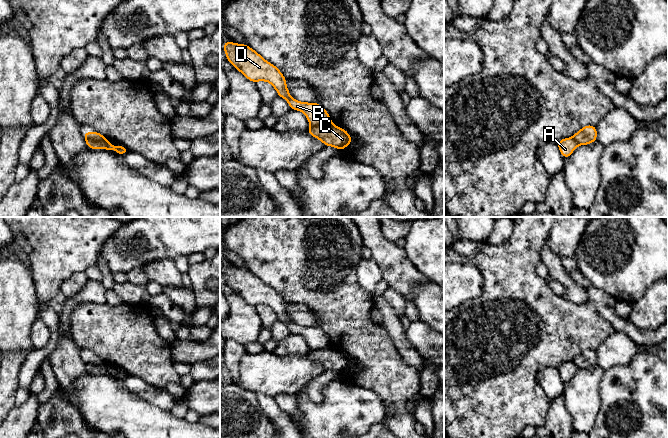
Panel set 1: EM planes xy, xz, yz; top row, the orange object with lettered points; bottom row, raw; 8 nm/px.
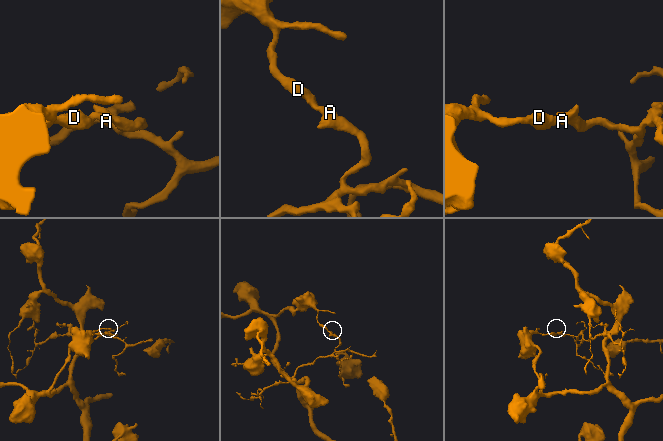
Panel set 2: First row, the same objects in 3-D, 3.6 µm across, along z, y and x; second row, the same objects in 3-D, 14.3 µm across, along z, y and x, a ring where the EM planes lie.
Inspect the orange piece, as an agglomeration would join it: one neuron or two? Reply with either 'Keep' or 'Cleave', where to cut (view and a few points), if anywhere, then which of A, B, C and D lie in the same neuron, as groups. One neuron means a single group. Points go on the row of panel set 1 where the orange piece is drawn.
Cleave. Split along xy (86, 140), (104, 140), (110, 144). Groups: A B D / C

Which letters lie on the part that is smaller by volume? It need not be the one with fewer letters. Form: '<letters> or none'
C

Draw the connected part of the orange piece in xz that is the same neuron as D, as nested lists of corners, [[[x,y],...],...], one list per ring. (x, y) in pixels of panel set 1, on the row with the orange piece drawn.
[[[224,42],[223,48],[230,62],[253,83],[258,81],[269,82],[277,91],[278,96],[284,98],[292,110],[303,112],[310,125],[329,125],[332,120],[327,111],[318,103],[300,102],[293,99],[286,86],[286,78],[273,64],[266,61],[248,45],[234,42]]]

